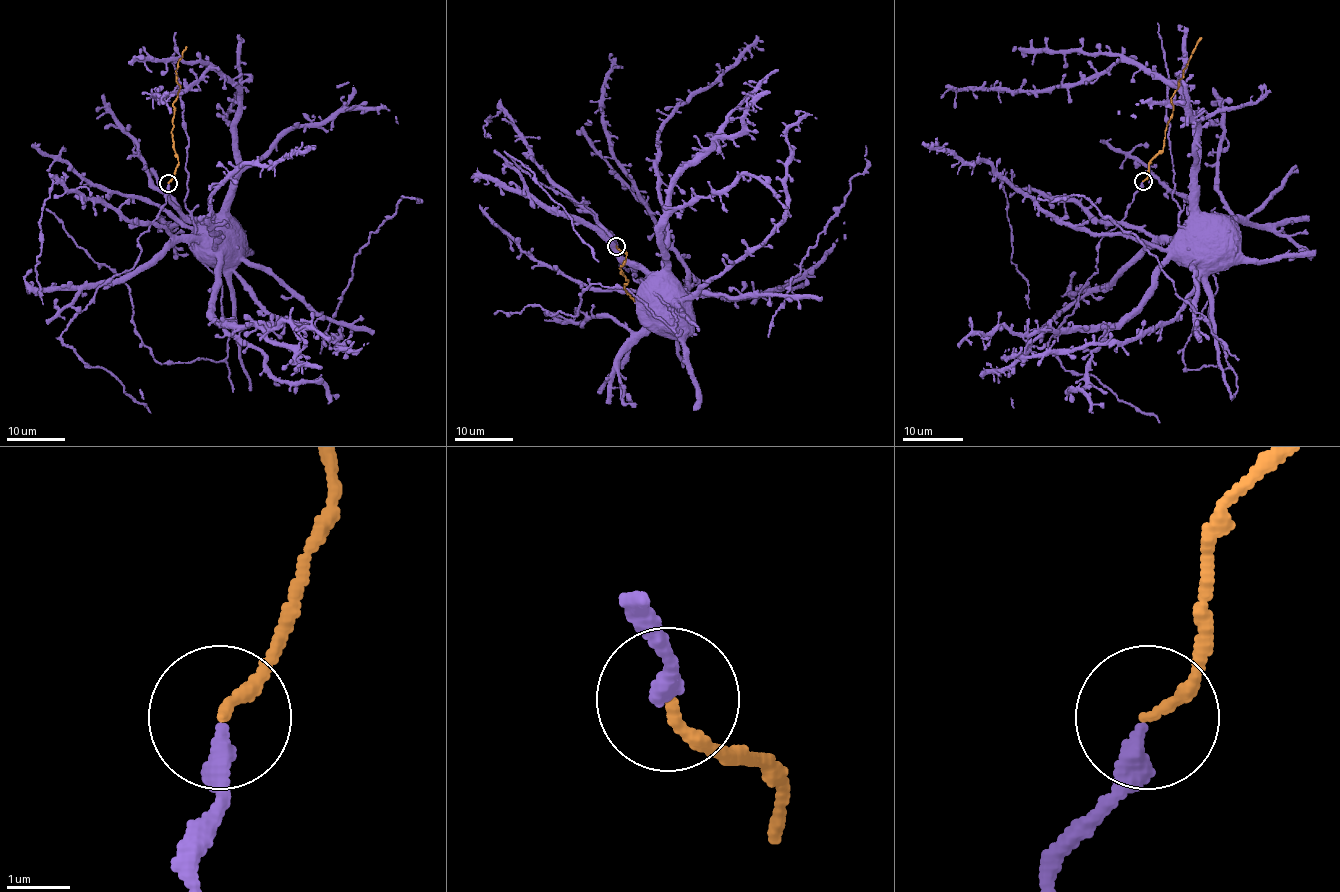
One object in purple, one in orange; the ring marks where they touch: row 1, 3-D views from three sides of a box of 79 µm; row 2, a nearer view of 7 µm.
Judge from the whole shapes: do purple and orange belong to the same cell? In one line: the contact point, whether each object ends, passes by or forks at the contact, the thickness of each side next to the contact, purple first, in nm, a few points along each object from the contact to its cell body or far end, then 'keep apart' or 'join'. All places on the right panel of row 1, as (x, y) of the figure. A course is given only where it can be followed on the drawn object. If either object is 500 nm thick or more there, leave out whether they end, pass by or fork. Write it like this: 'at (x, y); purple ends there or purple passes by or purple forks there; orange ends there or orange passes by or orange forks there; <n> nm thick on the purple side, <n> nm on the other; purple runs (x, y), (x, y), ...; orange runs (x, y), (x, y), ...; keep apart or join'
at (1143, 181); purple ends there; orange ends there; 320 nm thick on the purple side, 180 nm on the other; purple runs (1142, 182), (1126, 211), (1124, 221), (1158, 237), (1173, 237), (1185, 229), (1194, 232); orange runs (1142, 180), (1152, 159), (1164, 145), (1173, 112), (1171, 97), (1202, 37); join

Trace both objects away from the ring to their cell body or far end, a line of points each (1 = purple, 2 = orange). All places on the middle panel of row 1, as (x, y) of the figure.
1: (616, 245), (613, 235), (603, 228), (612, 239), (613, 248), (645, 274), (658, 294)
2: (616, 245), (626, 254), (626, 260), (619, 268), (628, 280), (623, 287), (635, 302)

